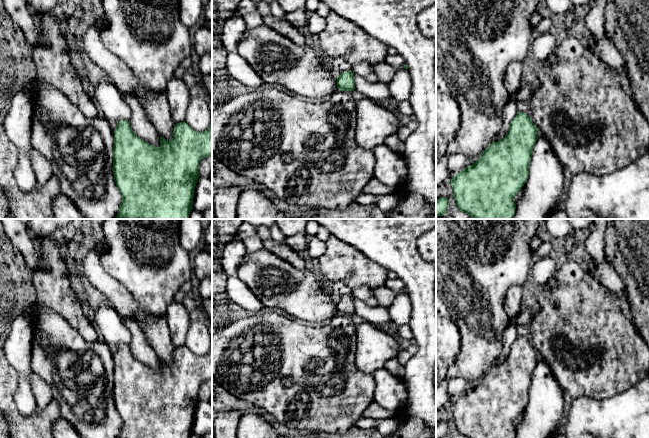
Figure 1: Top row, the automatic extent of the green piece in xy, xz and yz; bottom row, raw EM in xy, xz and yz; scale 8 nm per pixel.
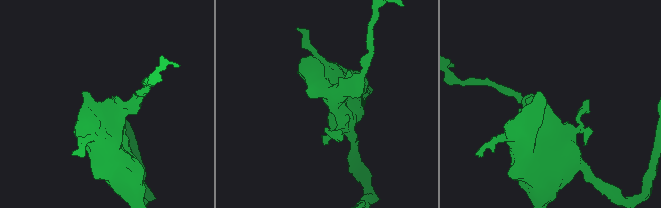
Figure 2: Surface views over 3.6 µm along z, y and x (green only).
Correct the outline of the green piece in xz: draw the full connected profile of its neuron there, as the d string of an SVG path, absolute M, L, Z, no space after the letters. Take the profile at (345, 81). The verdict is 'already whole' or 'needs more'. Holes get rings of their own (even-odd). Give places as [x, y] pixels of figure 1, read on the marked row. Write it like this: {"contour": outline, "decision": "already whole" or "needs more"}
{"contour": "M344 71L336 79L339 90L351 92L355 89L353 71Z", "decision": "already whole"}

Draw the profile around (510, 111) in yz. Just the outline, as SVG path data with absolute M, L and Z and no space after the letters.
M510 98L503 110L503 126L500 131L494 136L493 142L497 142L505 137L511 121L516 117L517 113L517 103L512 98Z

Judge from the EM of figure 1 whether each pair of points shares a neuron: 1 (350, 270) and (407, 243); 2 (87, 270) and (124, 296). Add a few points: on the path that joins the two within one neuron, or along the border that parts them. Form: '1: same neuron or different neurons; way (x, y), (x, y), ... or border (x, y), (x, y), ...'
1: different neurons; border (352, 246), (387, 271)
2: same neuron; way (96, 278), (115, 292)

